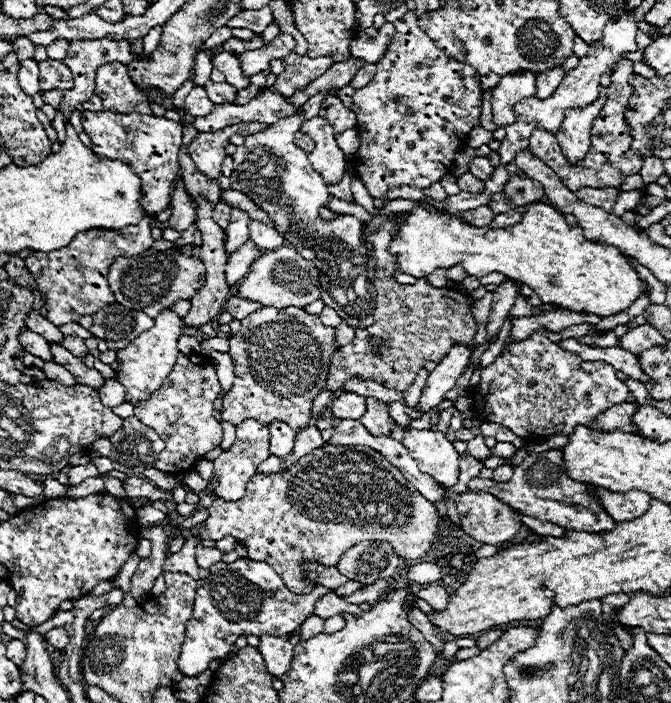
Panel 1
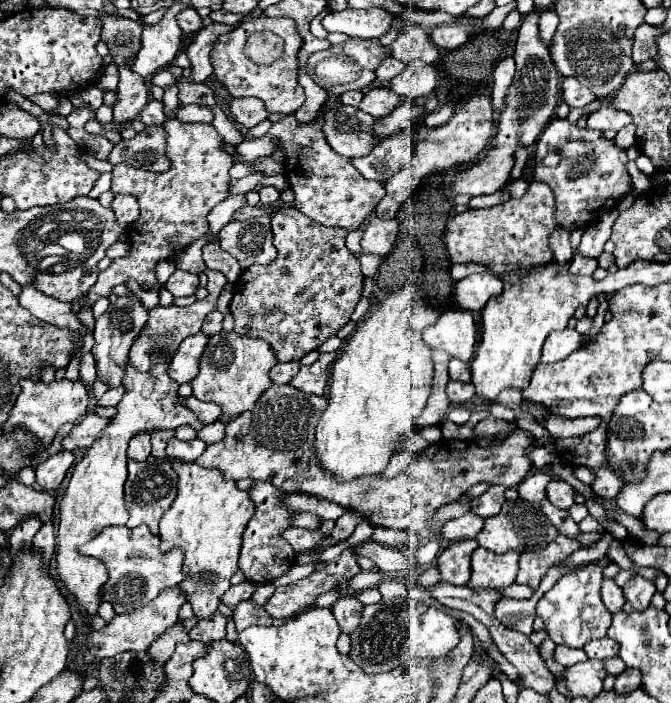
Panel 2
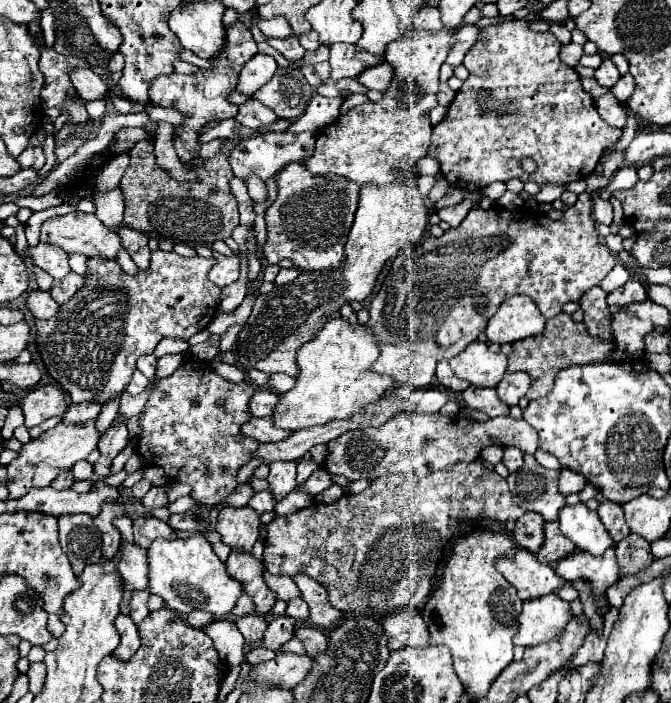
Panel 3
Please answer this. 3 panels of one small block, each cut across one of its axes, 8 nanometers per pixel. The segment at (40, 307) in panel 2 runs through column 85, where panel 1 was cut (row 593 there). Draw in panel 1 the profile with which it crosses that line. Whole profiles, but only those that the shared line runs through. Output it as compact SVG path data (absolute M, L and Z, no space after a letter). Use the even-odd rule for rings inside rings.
M328 592L324 594L318 602L316 602L316 608L314 608L314 614L320 616L320 618L330 618L334 614L342 614L342 612L350 612L354 616L360 616L360 608L356 604L348 604L346 600L342 600L340 596L336 596L334 592Z

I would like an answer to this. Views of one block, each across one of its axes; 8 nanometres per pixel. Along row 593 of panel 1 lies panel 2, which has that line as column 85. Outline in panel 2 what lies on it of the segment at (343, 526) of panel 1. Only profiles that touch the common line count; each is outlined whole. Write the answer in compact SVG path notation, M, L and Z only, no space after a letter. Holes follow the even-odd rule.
M176 118L166 120L162 124L164 132L166 132L166 158L170 160L170 170L166 172L148 172L142 168L134 168L126 162L120 162L114 166L112 170L112 192L114 194L132 194L138 198L140 202L140 216L136 222L132 222L128 226L128 244L130 244L130 252L124 258L116 258L112 260L110 268L98 274L98 282L82 296L82 304L84 308L92 310L92 306L96 304L98 298L102 296L110 296L112 288L116 284L124 284L128 280L136 280L140 286L144 288L160 288L158 278L156 278L156 266L162 260L172 260L178 252L186 250L192 242L200 240L202 236L206 236L210 232L210 222L208 222L208 214L210 210L226 200L230 196L230 174L228 170L232 168L232 160L230 154L224 152L222 146L222 138L216 132L216 128L212 124L180 124Z

